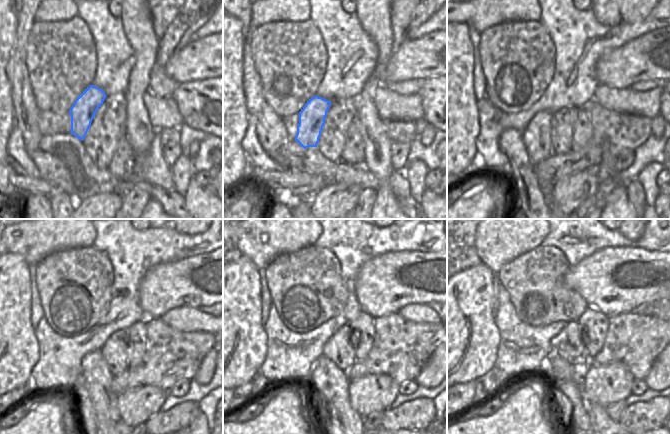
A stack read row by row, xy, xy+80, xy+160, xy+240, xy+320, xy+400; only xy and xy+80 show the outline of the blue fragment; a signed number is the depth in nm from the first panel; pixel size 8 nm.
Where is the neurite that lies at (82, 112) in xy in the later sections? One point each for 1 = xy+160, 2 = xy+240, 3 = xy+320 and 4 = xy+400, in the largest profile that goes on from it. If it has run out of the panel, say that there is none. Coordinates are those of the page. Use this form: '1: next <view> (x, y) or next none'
1: next xy+160 (537, 135)
2: next xy+240 (98, 379)
3: next xy+320 (339, 421)
4: next xy+400 (578, 421)

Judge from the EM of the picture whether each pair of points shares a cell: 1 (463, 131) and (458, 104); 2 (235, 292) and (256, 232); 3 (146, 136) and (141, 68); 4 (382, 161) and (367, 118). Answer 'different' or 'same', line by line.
1: same
2: different
3: same
4: same

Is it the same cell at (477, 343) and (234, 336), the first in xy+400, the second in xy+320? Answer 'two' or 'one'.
one

